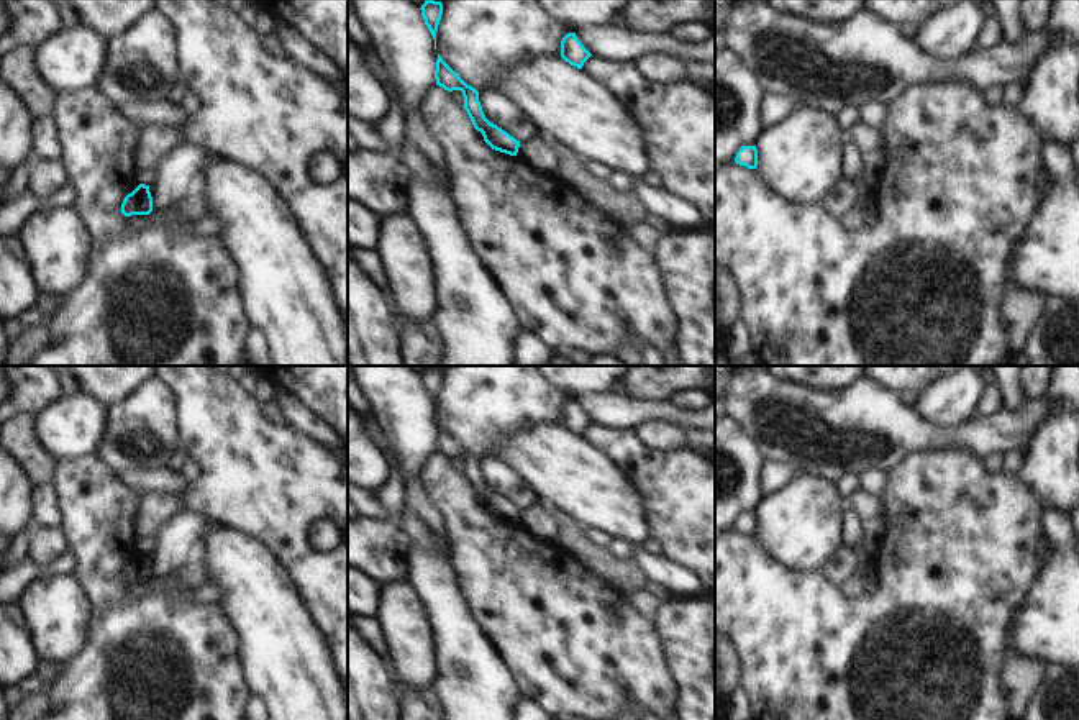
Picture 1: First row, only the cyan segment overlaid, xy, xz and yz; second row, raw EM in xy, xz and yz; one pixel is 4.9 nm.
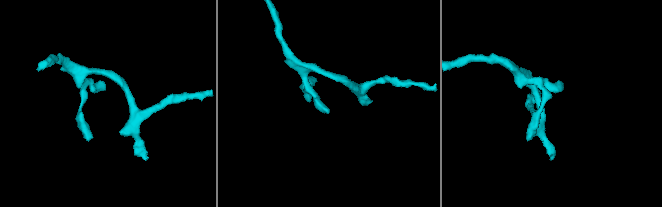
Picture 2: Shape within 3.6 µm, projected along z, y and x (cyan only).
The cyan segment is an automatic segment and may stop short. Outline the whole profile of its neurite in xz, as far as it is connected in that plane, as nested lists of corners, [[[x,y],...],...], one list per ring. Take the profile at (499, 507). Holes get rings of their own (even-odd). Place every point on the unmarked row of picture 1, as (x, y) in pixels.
[[[438,422],[436,438],[435,438],[436,453],[443,454],[448,459],[461,458],[464,464],[464,477],[467,479],[474,495],[482,500],[484,508],[495,518],[517,523],[520,508],[510,504],[507,499],[490,490],[480,474],[479,459],[467,453]]]

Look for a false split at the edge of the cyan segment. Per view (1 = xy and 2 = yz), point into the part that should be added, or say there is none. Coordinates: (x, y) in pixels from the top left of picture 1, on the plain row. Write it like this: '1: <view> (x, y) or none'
1: none
2: none

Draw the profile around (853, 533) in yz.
[[[845,507],[843,512],[841,535],[845,545],[856,553],[859,571],[867,577],[871,587],[876,586],[877,581],[876,546],[869,546],[866,543],[866,533],[861,525],[861,518],[849,507]]]

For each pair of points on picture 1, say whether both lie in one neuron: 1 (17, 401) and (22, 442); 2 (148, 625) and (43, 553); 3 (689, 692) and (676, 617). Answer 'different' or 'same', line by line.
1: different
2: different
3: same

